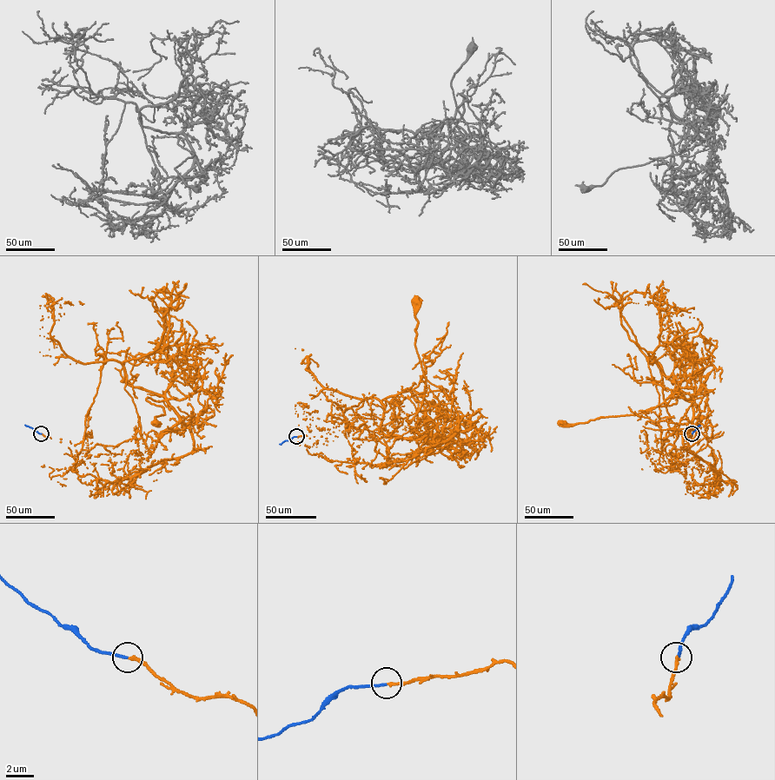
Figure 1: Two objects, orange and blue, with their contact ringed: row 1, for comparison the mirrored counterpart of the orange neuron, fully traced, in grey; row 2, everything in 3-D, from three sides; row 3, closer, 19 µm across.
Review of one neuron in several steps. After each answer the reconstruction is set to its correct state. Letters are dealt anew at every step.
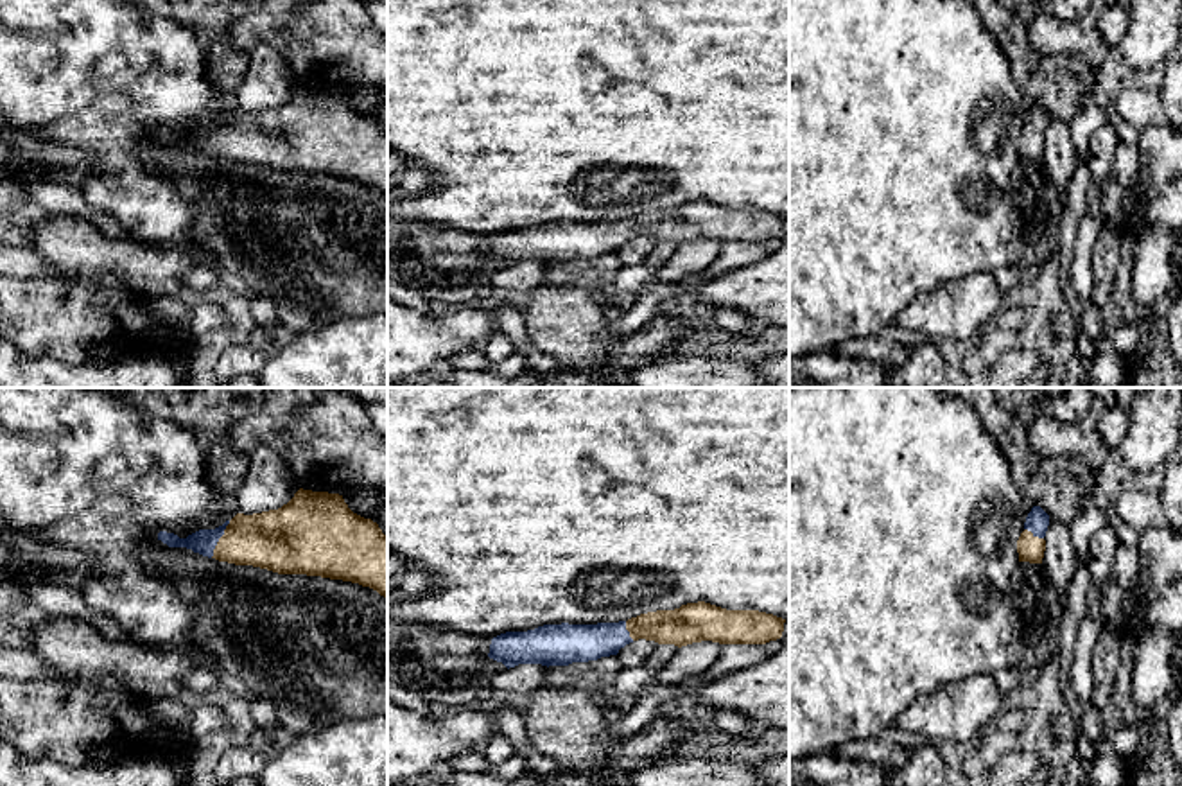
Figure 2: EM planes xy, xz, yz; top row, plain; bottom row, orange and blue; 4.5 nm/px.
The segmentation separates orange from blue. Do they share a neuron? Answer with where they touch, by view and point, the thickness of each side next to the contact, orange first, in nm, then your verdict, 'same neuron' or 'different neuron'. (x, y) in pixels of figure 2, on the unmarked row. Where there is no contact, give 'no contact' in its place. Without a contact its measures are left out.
contact xy (219, 137); calibres 260 and 110 nm; same neuron

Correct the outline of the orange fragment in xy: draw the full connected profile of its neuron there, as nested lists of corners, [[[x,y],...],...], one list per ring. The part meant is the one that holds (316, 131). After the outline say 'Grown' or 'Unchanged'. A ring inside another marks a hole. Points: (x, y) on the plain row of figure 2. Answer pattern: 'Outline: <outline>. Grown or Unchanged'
Outline: [[[300,86],[278,108],[237,111],[215,127],[199,127],[187,136],[160,129],[169,145],[187,145],[219,160],[253,163],[278,172],[307,172],[359,181],[387,197],[387,133],[377,120],[353,111],[343,93]]]. Grown

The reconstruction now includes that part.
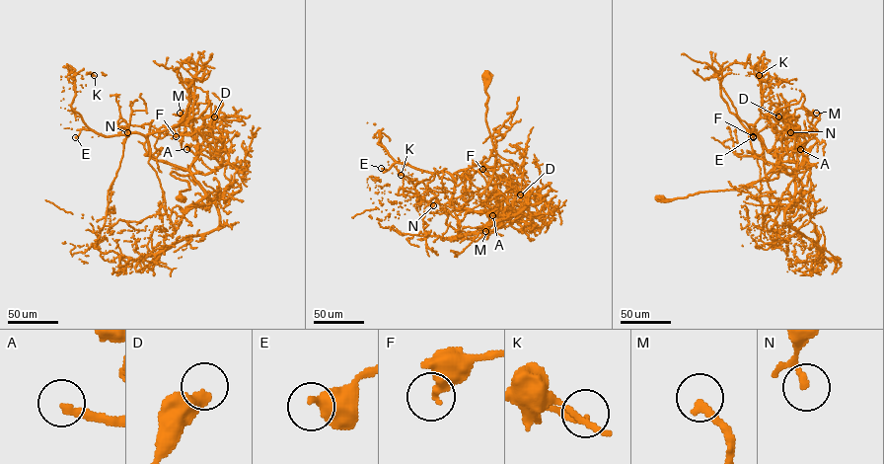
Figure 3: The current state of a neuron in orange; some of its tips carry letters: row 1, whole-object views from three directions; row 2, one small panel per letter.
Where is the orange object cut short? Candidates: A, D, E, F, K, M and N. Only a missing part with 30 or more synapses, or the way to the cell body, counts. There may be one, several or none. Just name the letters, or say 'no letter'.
A, M

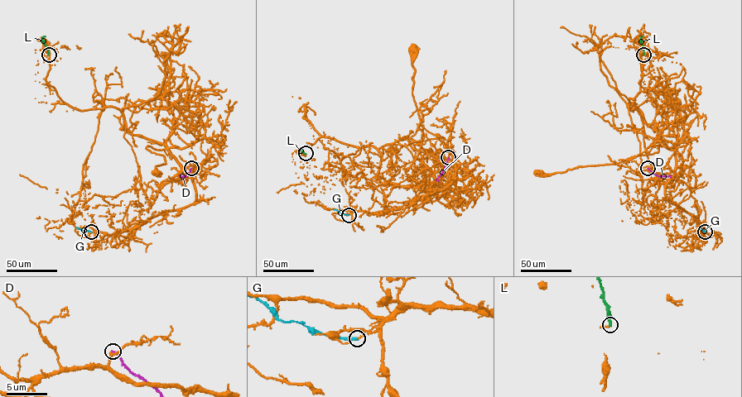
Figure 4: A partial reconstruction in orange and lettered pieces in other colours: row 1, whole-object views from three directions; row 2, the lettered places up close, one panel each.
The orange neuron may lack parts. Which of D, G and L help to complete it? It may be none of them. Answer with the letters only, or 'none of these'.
none of these

